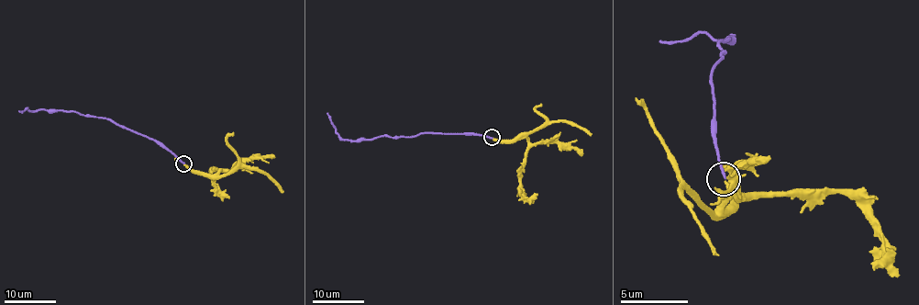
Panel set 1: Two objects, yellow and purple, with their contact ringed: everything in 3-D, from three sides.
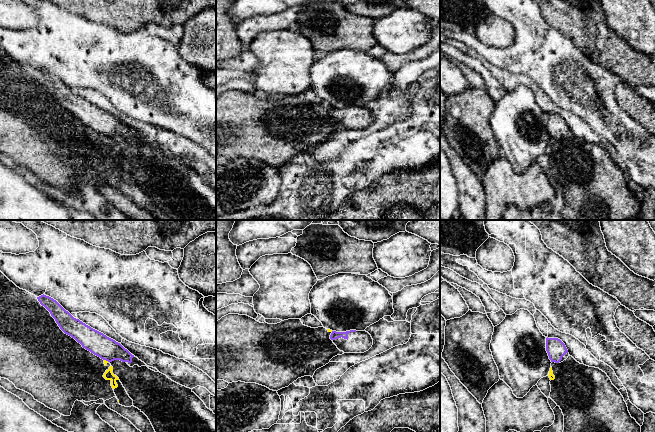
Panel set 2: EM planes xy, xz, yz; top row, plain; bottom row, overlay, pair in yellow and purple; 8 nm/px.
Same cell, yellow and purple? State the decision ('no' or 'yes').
no

